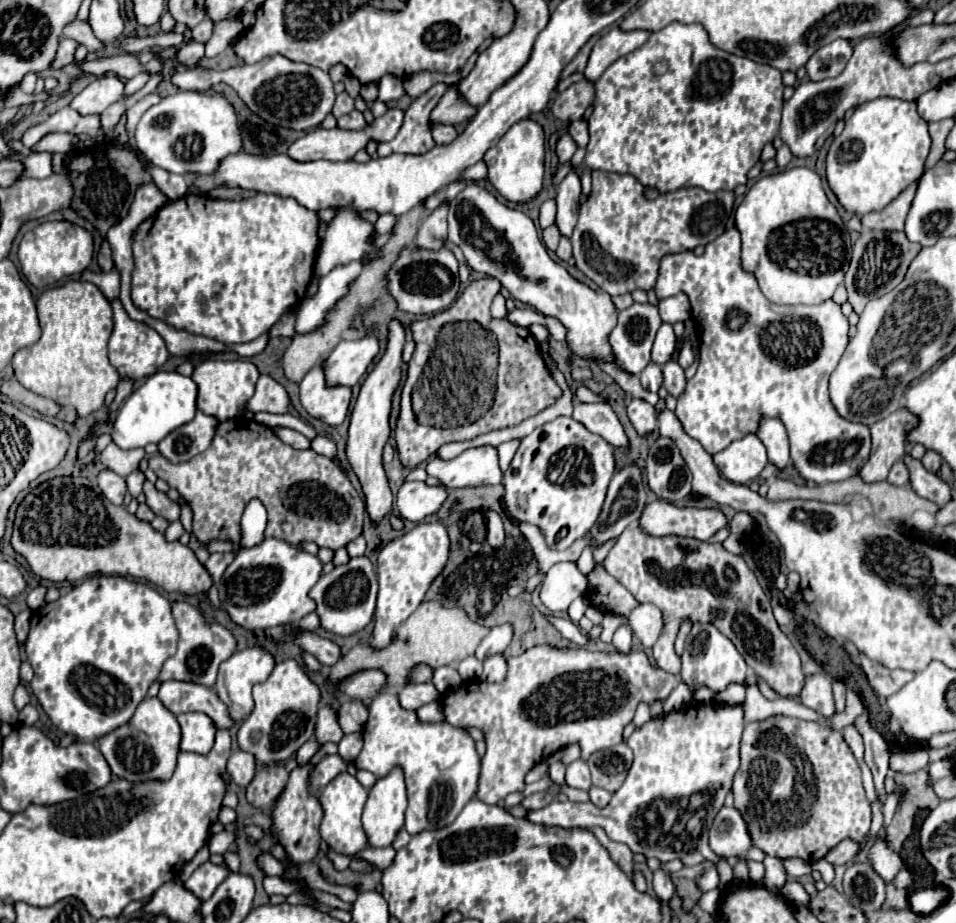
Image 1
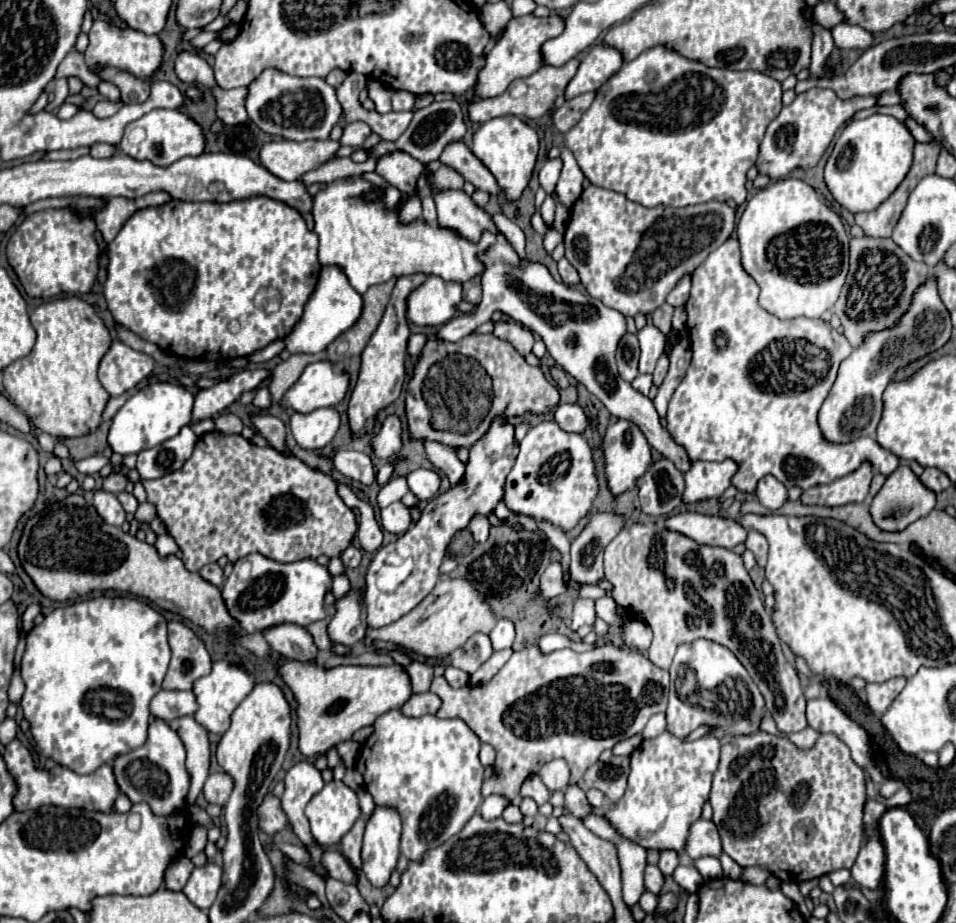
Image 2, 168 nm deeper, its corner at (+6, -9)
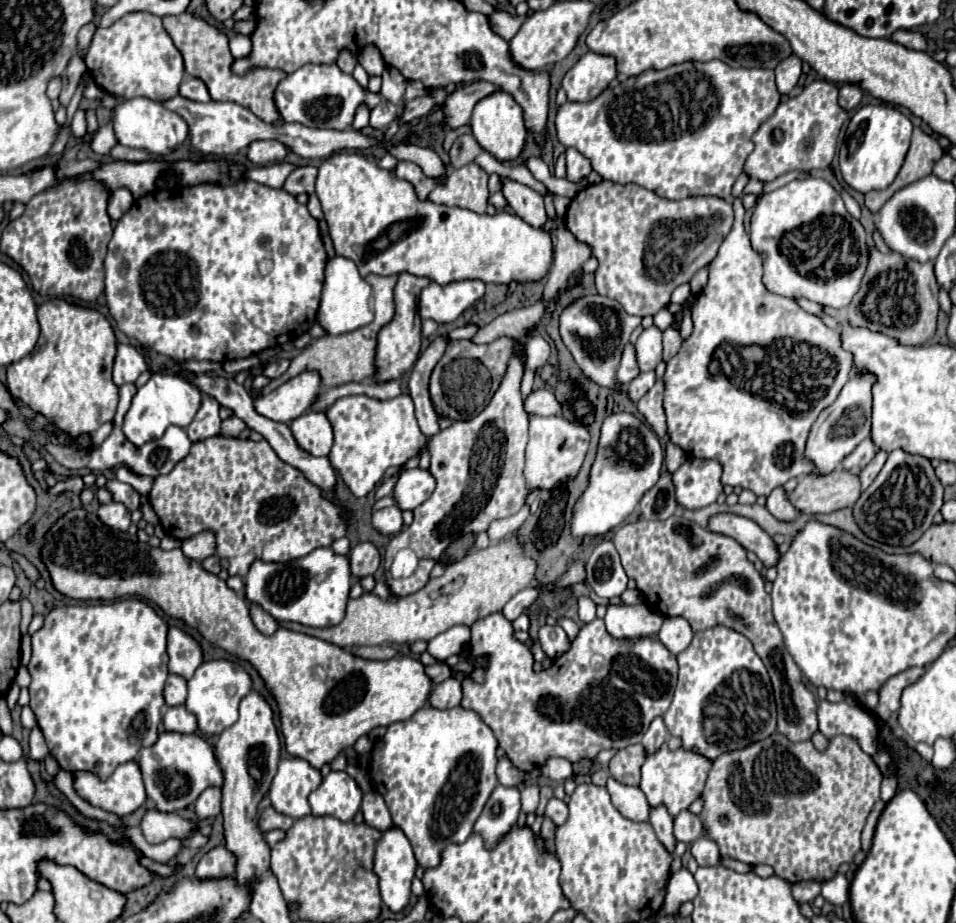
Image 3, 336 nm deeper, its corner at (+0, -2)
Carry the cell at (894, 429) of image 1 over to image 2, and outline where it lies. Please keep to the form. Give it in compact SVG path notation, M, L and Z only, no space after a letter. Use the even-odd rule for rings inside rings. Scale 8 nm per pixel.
M862 461L862 465L852 471L846 477L836 479L830 485L818 485L802 493L800 501L802 503L812 503L812 505L826 505L826 507L836 507L836 505L846 505L846 503L862 503L868 495L868 487L872 481L872 465L870 461Z

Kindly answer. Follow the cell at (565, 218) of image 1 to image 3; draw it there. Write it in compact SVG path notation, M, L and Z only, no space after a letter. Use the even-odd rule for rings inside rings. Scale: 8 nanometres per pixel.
M576 148L566 150L566 166L568 166L568 180L578 182L592 172L592 164L586 156L582 156Z

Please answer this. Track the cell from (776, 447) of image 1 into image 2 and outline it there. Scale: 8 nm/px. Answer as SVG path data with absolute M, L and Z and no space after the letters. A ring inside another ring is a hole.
M766 475L762 477L762 481L758 481L756 497L764 507L778 509L786 501L786 487L776 477Z

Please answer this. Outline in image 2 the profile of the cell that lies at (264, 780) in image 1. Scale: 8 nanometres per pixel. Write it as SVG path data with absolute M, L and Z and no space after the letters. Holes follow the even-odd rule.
M272 793L266 795L266 801L258 807L258 825L268 835L274 835L286 827L286 813L282 813L280 797Z

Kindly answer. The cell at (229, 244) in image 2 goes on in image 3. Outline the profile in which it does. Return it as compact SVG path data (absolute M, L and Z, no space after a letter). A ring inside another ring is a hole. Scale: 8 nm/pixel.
M236 182L230 186L222 184L198 184L198 186L174 186L164 190L152 190L142 198L134 200L132 208L118 220L114 228L114 236L108 244L108 252L104 258L104 282L106 282L106 302L112 318L118 328L128 336L138 340L142 346L170 356L174 362L180 360L210 360L210 362L226 362L240 360L260 350L282 346L304 334L316 322L316 312L320 306L320 292L324 284L324 266L326 252L318 232L318 222L310 216L308 208L298 204L292 194L286 190L274 190L262 186L258 182Z

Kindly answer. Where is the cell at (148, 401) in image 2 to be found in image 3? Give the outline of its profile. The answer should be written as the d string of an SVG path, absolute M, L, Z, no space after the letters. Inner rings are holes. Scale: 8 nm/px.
M152 374L152 378L138 388L130 410L124 416L124 434L134 446L142 446L150 440L158 440L168 426L186 428L200 408L202 394L190 382L172 374Z

